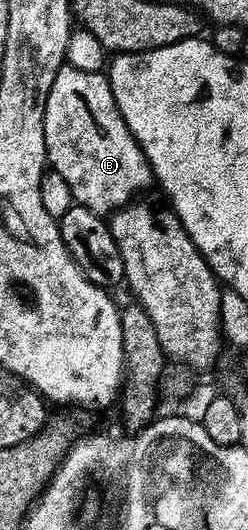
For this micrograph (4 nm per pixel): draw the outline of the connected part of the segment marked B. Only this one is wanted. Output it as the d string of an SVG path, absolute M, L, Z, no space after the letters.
M71 64L61 66L58 76L54 76L54 84L50 84L50 96L46 100L44 113L44 131L48 166L56 170L58 176L63 176L66 184L70 184L72 201L77 206L84 206L101 216L111 216L120 207L129 205L137 196L143 195L140 193L148 185L153 185L150 164L134 140L130 128L126 128L126 120L122 120L122 112L118 112L114 92L101 71L99 74L96 70L83 70Z

